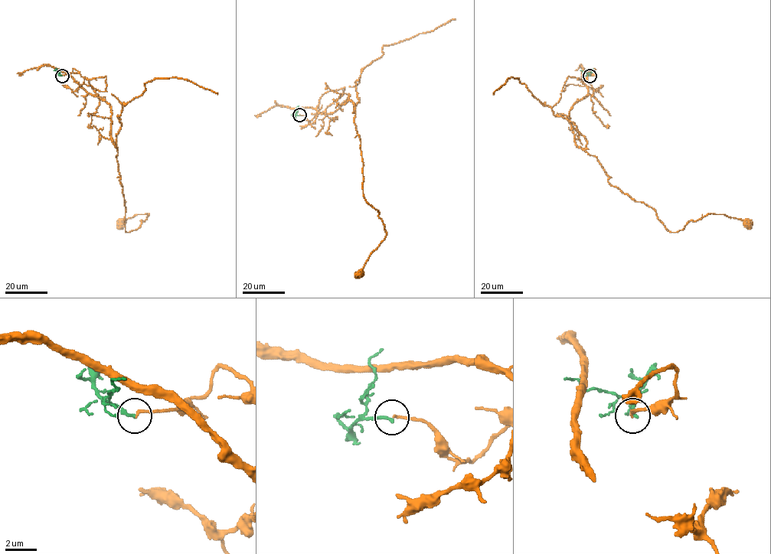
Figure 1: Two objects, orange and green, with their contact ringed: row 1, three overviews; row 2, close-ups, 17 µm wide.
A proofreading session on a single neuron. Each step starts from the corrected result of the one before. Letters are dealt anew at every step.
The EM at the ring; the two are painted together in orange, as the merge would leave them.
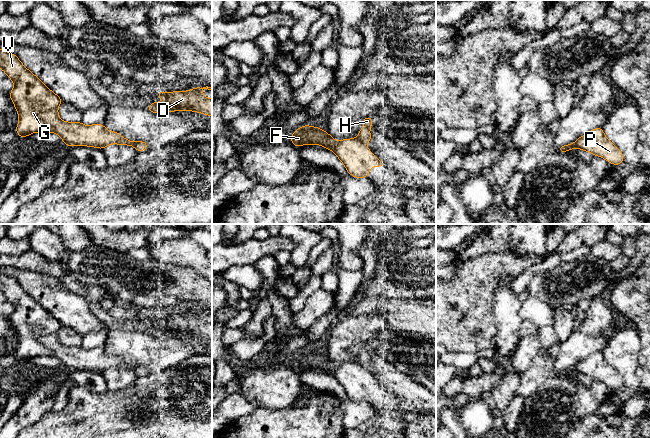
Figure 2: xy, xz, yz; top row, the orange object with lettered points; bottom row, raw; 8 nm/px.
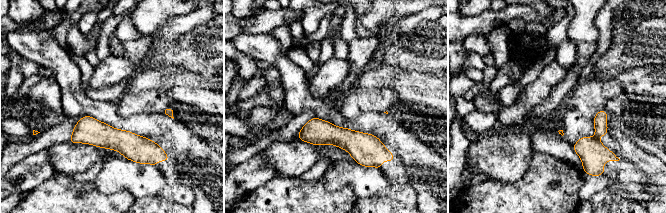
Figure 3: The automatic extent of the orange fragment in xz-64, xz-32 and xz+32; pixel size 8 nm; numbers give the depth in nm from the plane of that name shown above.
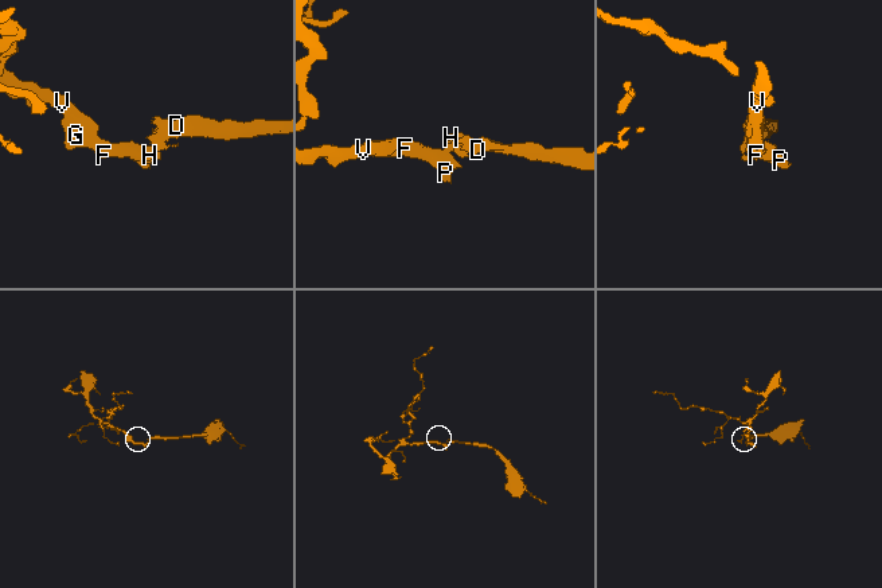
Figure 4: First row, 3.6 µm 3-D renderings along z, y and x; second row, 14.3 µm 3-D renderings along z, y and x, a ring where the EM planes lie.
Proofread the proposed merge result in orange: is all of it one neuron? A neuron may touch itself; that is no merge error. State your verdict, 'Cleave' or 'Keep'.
Cleave

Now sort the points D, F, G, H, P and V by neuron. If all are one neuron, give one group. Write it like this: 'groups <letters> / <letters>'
groups D H / F G P V

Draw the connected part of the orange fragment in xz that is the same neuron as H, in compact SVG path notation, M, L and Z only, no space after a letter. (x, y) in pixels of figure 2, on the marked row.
M364 117L362 119L364 120L364 125L361 128L357 138L362 143L369 143L372 140L370 136L370 127L373 125L372 117Z

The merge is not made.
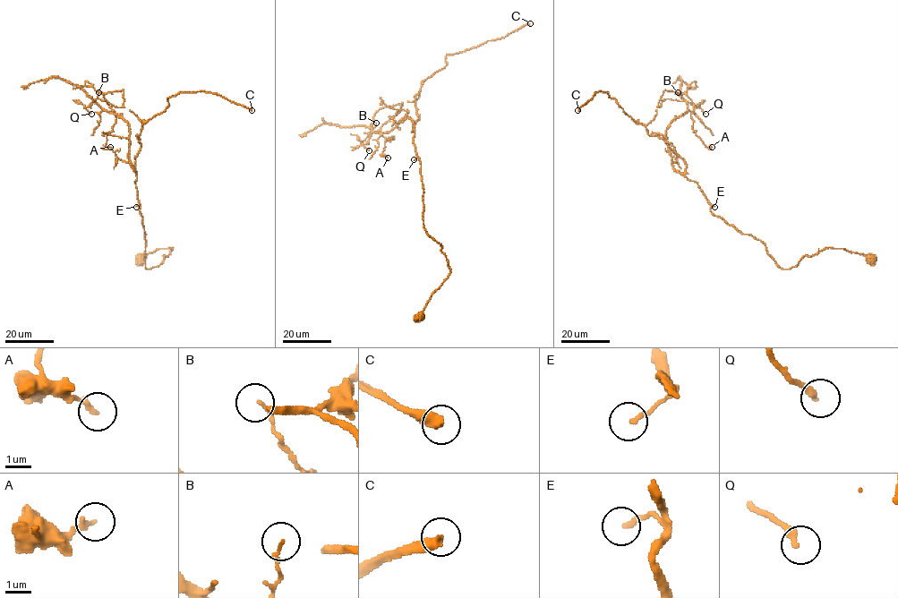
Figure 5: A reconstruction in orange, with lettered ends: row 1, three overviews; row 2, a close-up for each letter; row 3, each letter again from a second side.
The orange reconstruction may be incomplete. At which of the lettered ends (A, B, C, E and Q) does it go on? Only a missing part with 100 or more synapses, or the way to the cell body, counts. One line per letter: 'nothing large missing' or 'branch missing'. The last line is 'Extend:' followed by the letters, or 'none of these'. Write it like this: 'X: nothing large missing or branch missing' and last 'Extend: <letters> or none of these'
A: nothing large missing
B: nothing large missing
C: branch missing
E: nothing large missing
Q: nothing large missing
Extend: C

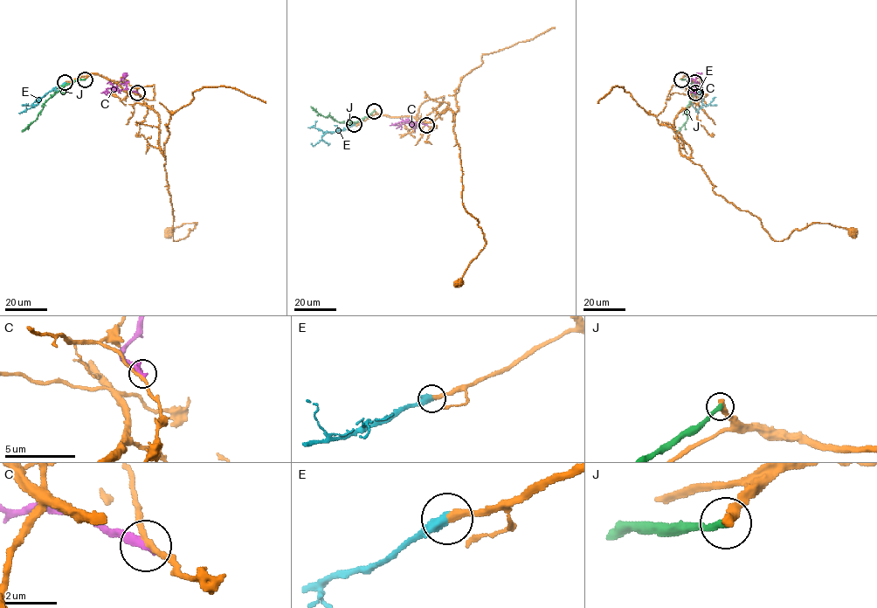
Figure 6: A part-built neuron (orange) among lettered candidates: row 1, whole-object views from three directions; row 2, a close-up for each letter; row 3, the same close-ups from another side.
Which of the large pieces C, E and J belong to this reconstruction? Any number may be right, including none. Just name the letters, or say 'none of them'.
E

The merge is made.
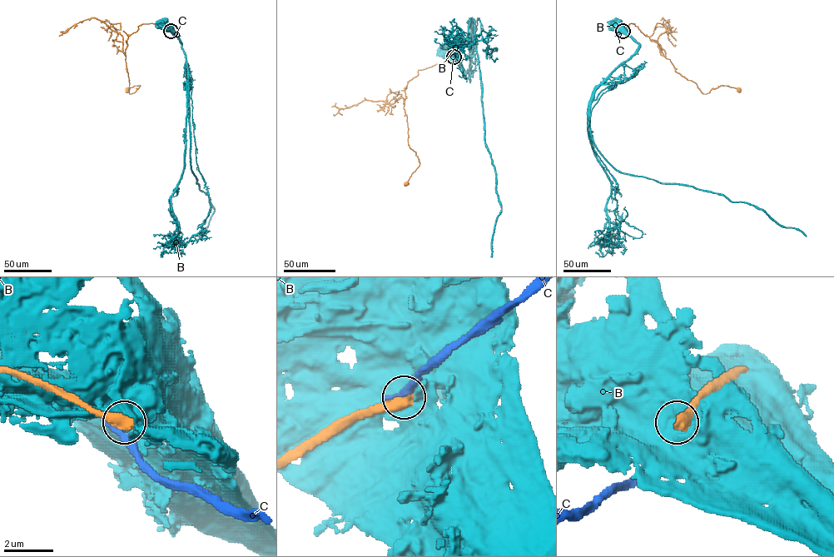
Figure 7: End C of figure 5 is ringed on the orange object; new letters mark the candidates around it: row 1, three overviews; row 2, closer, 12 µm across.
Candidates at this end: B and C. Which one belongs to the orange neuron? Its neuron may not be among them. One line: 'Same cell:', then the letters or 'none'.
Same cell: none

